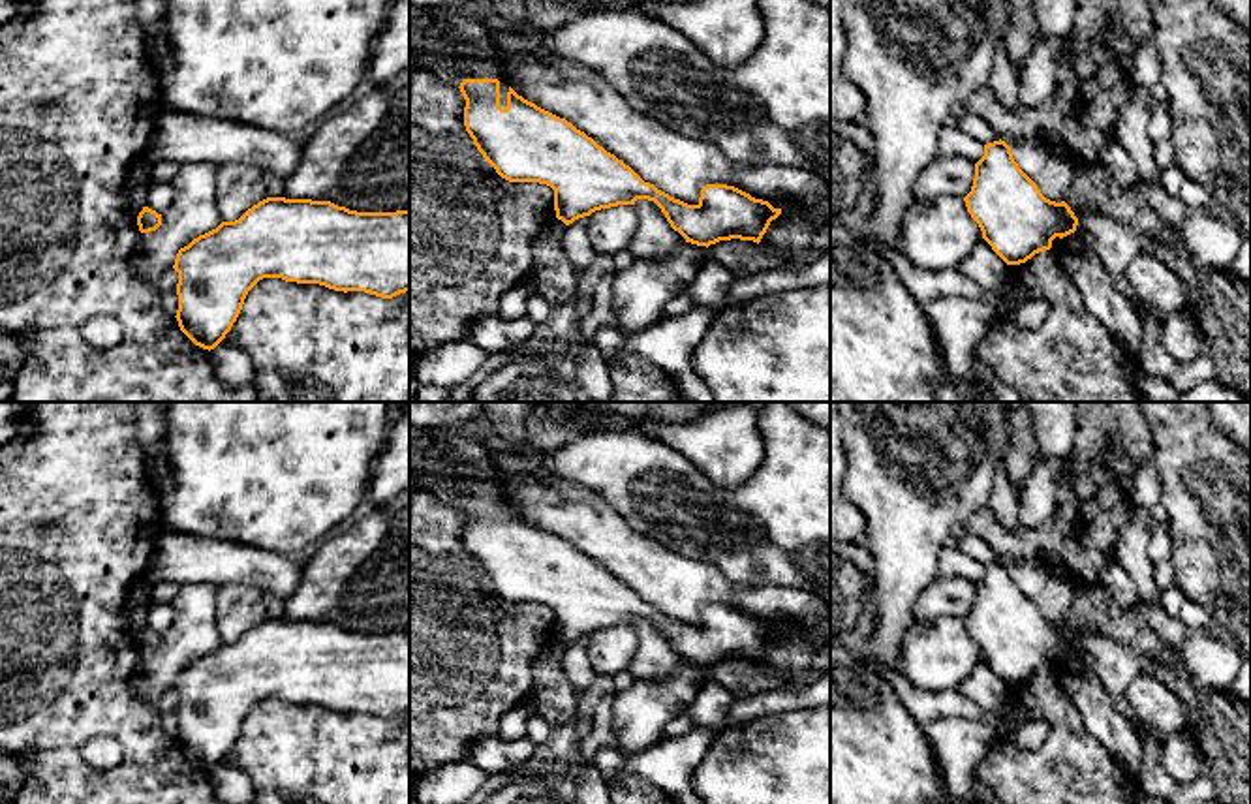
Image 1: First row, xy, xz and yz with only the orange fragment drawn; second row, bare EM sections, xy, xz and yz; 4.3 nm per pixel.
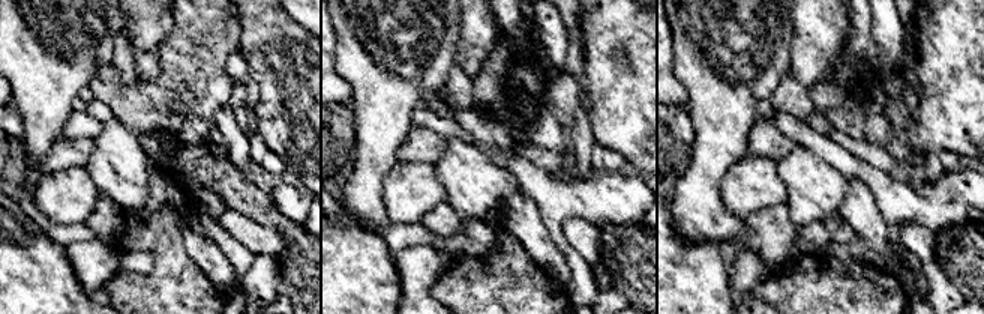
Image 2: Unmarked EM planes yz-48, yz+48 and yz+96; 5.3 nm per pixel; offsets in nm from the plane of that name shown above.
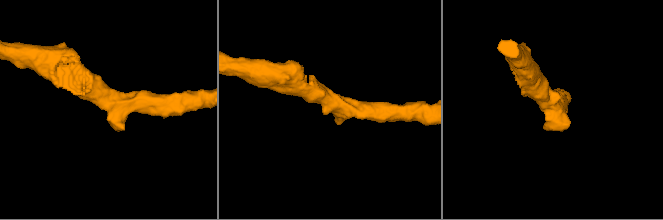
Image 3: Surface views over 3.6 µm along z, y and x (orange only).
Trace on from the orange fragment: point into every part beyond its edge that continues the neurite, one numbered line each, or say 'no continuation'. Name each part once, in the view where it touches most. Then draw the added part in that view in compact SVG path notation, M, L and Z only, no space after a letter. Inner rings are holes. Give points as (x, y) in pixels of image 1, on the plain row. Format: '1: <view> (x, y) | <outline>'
1: xz (453, 466) | M458 426L426 428L409 438L409 470L419 490L440 503L460 507L464 500L498 500L500 528L507 528L509 502L492 449Z

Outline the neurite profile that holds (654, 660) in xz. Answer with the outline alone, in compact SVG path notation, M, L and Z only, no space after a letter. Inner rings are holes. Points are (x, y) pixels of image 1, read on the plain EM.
M637 620L639 648L627 671L635 680L661 680L671 676L686 659L671 648L661 629L648 620Z

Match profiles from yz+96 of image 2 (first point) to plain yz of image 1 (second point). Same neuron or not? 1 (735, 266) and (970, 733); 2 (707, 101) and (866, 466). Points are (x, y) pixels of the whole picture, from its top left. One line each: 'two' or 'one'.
1: one
2: one

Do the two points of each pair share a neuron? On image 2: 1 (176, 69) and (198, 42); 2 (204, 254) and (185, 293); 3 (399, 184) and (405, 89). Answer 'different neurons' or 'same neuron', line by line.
1: same neuron
2: different neurons
3: different neurons

